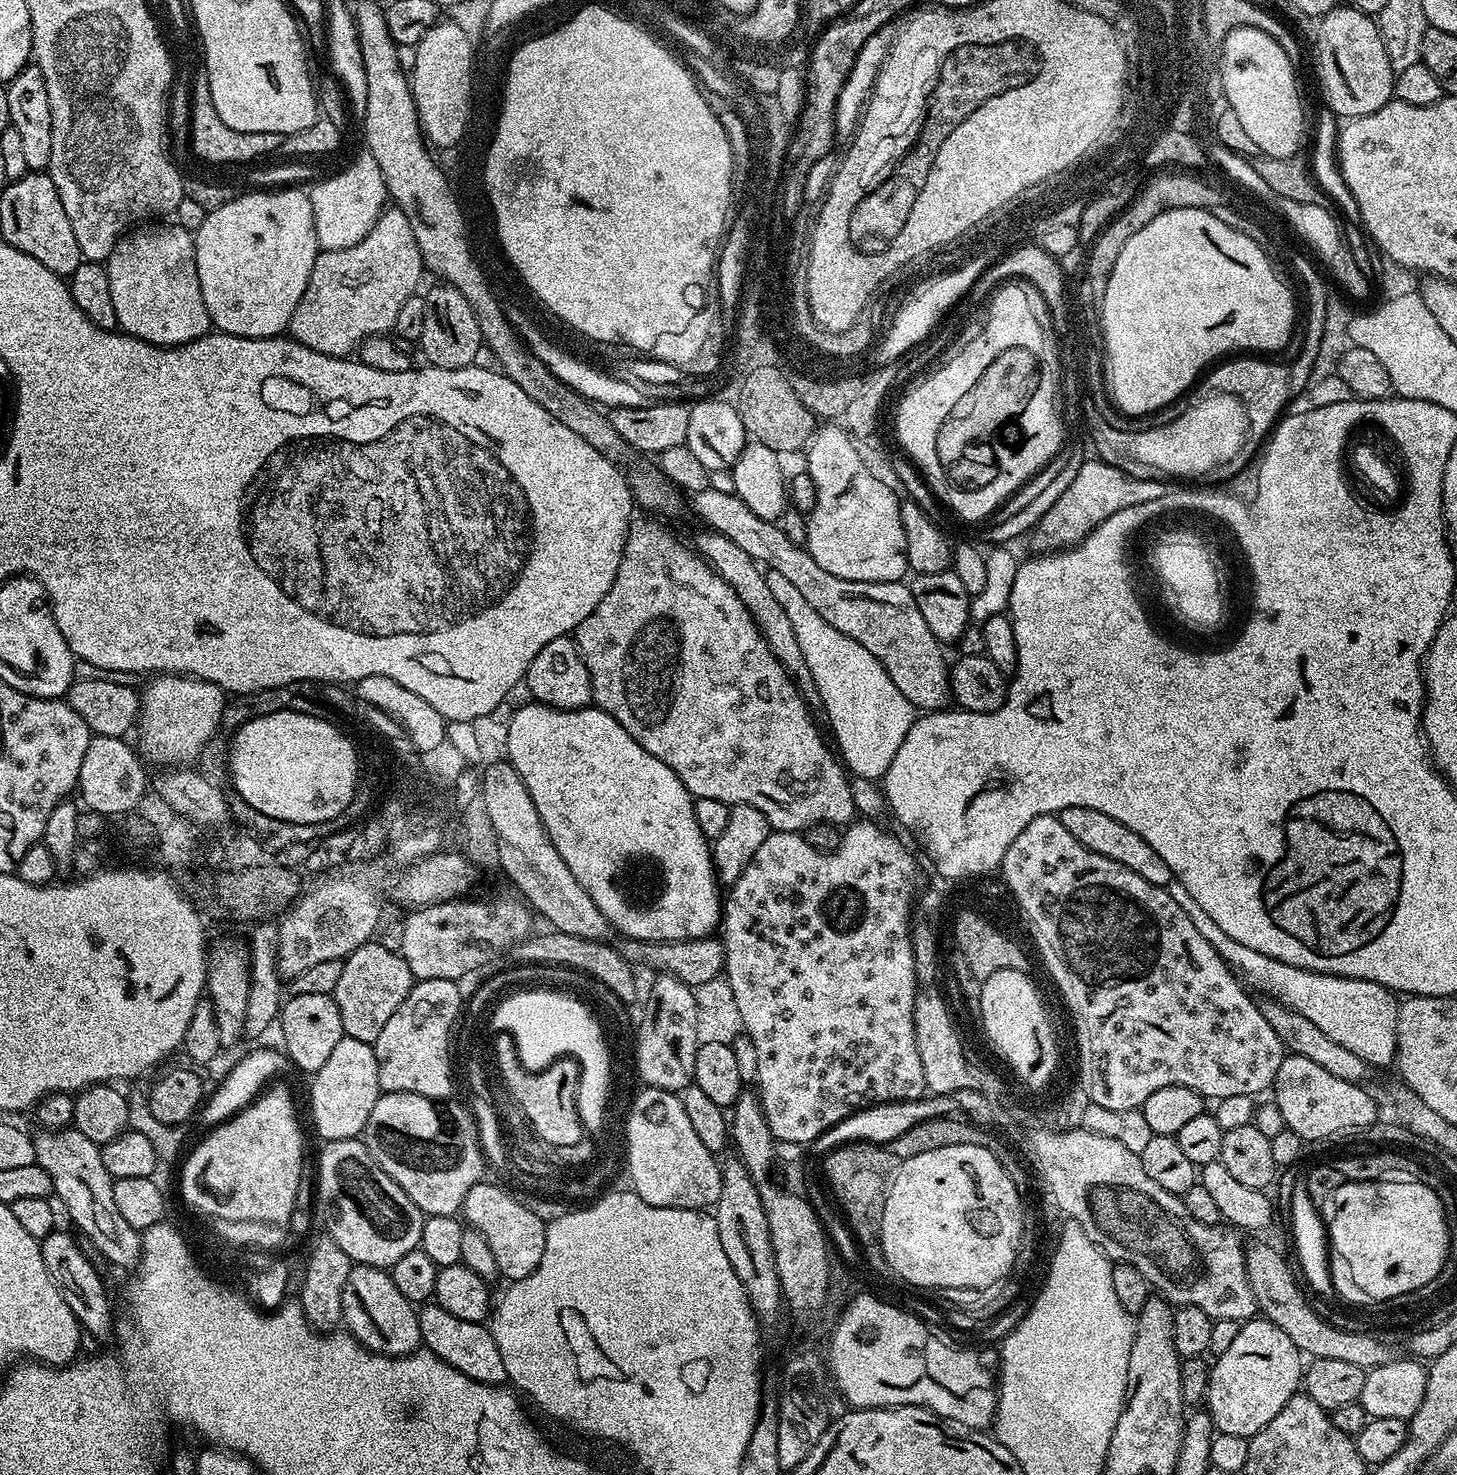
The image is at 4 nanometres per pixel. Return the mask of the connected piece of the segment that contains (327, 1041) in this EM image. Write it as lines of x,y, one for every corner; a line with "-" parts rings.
298,993
292,994
283,1001
279,1017
280,1036
284,1039
282,1048
287,1052
293,1065
307,1074
315,1074
326,1066
334,1046
343,1038
342,1014
338,1014
335,999
326,993

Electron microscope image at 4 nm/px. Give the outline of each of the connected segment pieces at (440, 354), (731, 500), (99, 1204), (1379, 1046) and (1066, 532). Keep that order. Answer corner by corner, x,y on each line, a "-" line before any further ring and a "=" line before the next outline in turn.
437,283
425,295
426,321
422,338
418,341
421,353
431,367
438,369
462,369
471,367
484,341
481,336
478,320
468,300
456,287
448,283
=
709,486
704,491
691,493
690,508
695,514
702,518
711,531
724,535
728,540
739,546
743,552
752,557
757,563
764,565
767,569
778,574
784,574
787,579
802,593
802,598
810,603
822,618
836,630
842,631
847,637
854,639
859,645
866,647
866,650
873,654
874,658
883,669
890,675
894,686
905,695
917,711
931,712
945,709
951,701
951,677
948,662
945,662
940,642
933,636
933,632
926,624
922,612
914,600
911,587
903,581
894,583
866,583
857,580
838,578
823,570
814,562
814,558
805,547
798,548
793,540
780,528
775,521
758,518
753,511
740,498
731,491
724,492
716,490
716,487
=
75,1126
35,1133
36,1163
50,1174
55,1199
64,1203
68,1216
92,1239
92,1244
112,1264
135,1269
140,1263
141,1233
118,1214
114,1206
114,1181
102,1162
101,1145
90,1142
=
1178,882
1167,885
1170,898
1186,910
1190,922
1194,922
1194,930
1206,938
1214,946
1214,950
1229,964
1237,973
1248,975
1249,985
1258,984
1264,991
1269,992
1269,997
1275,998
1279,1003
1297,1012
1302,1018
1308,1018
1318,1030
1322,1030
1327,1038
1338,1042
1351,1053
1362,1058
1369,1066
1375,1064
1391,1065
1396,1058
1396,1009
1398,1007
1397,997
1392,989
1382,986
1378,982
1359,980
1358,978
1346,978
1345,976
1331,976
1321,972
1302,970
1296,966
1290,966
1284,962
1278,962
1266,954
1258,954
1258,950
1250,950
1250,946
1242,946
1242,942
1234,942
1230,934
1222,934
1194,902
1194,898
=
1099,458
1085,459
1078,471
1078,476
1068,489
1054,502
1050,510
1036,525
1031,533
1032,544
1036,550
1067,550
1073,544
1080,543
1089,536
1099,524
1106,522
1110,514
1118,514
1118,510
1126,510
1126,506
1138,506
1151,500
1161,500
1169,495
1165,481
1160,478
1140,480
1139,475
1129,474
1123,468
1115,468

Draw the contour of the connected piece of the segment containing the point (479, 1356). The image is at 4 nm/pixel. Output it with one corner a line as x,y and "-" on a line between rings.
428,1302
419,1309
420,1339
427,1351
433,1352
442,1362
454,1366
466,1378
474,1378
483,1384
500,1386
508,1380
502,1354
498,1354
498,1342
494,1342
491,1327
478,1322
466,1322
466,1318
454,1318
450,1310
442,1310
435,1302

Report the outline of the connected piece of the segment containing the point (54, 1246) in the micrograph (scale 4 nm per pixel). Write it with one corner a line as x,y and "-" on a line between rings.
57,1230
40,1241
40,1249
46,1262
46,1270
50,1270
50,1278
54,1278
62,1298
66,1298
66,1306
70,1306
81,1329
92,1336
108,1336
111,1332
113,1335
112,1304
108,1301
104,1280
96,1273
95,1266
88,1261
87,1254
76,1245
75,1238
67,1236
63,1230

